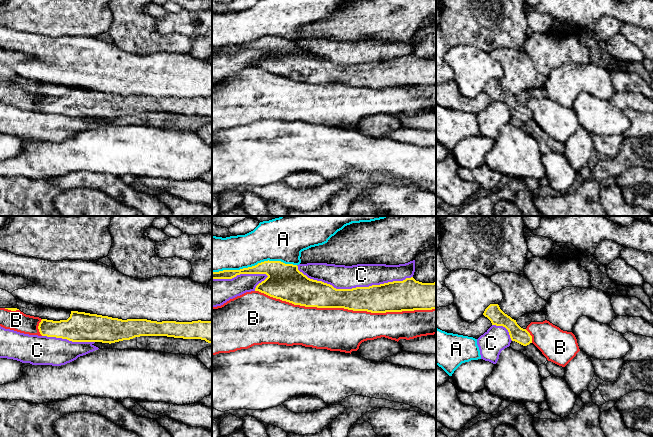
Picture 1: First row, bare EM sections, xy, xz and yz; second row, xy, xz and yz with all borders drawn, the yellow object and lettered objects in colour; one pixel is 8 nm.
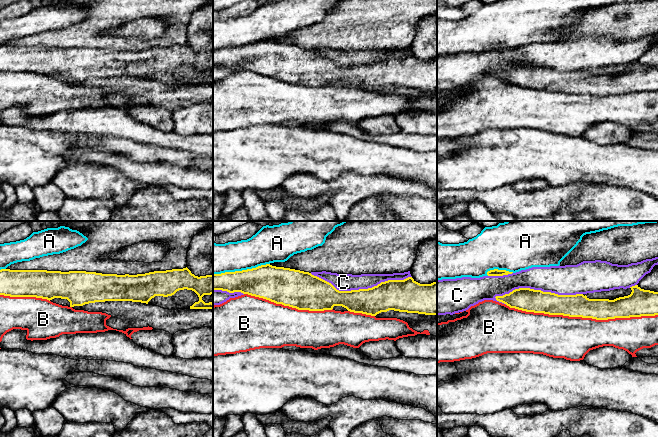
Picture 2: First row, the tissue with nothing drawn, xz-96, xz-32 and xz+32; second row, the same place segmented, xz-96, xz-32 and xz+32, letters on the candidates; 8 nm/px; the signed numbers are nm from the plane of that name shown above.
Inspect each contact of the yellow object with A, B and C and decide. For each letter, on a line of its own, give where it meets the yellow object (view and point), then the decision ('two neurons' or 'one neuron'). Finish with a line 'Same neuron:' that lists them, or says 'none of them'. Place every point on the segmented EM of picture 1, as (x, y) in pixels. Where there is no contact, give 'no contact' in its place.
A: contact xz (255, 265); two neurons
B: contact xz (345, 308); two neurons
C: contact xz (353, 288); two neurons
Same neuron: none of them

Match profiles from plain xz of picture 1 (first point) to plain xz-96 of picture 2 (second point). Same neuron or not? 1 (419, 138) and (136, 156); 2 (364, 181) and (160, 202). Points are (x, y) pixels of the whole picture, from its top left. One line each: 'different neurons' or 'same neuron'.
1: different neurons
2: different neurons

